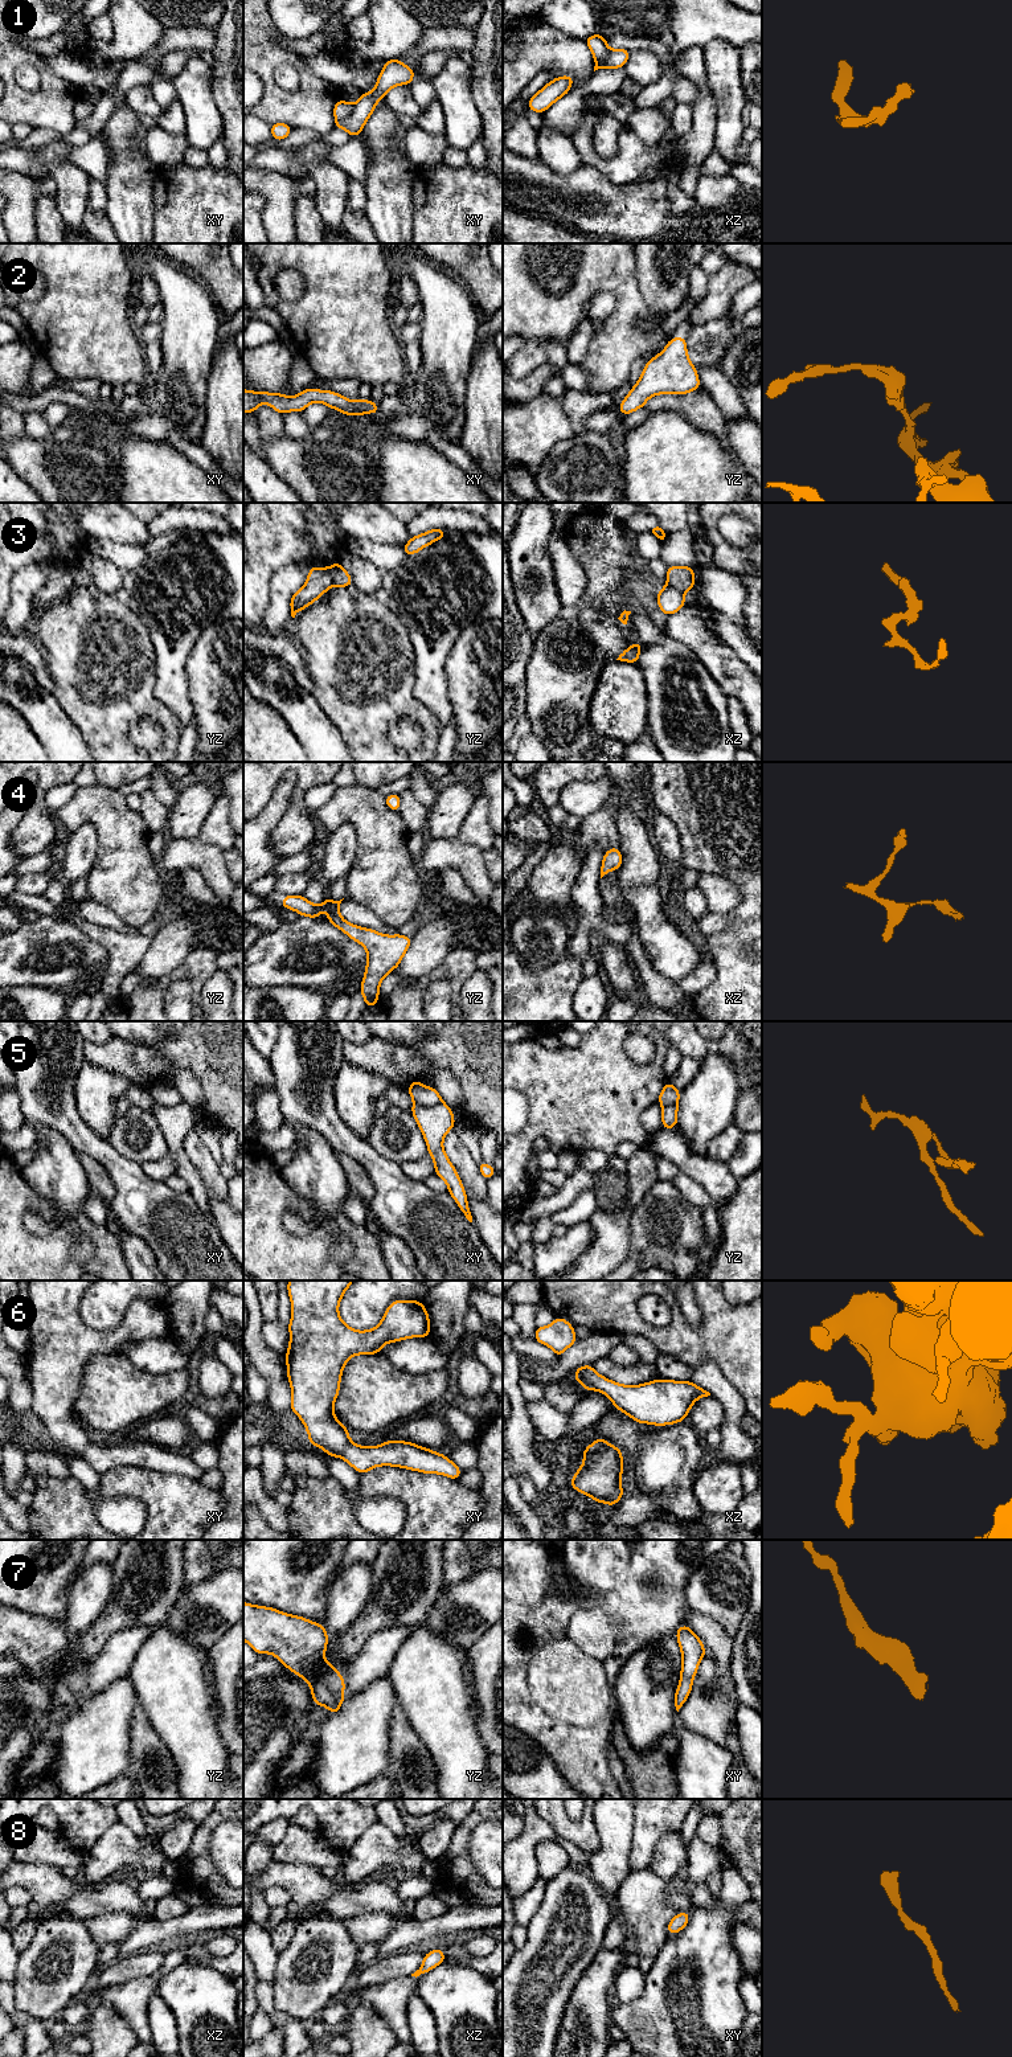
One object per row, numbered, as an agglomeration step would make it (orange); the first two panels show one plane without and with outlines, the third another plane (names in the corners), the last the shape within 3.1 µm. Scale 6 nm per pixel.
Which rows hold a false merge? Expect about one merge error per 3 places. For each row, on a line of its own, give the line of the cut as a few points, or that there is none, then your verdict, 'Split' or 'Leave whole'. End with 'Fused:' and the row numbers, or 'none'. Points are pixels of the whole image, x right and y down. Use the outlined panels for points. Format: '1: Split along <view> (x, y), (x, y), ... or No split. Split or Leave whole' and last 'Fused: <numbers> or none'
1: Split along xy (353, 106), (345, 118), (335, 122). Split
2: No split. Leave whole
3: Split along xz (667, 585), (683, 593). Split
4: No split. Leave whole
5: Split along xy (442, 1101), (431, 1106), (414, 1103). Split
6: No split. Leave whole
7: No split. Leave whole
8: No split. Leave whole
Fused: 1, 3, 5

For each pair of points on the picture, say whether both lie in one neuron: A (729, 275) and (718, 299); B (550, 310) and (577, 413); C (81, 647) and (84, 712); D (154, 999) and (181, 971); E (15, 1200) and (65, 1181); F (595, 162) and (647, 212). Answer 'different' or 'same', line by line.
A: same
B: different
C: same
D: same
E: different
F: different

